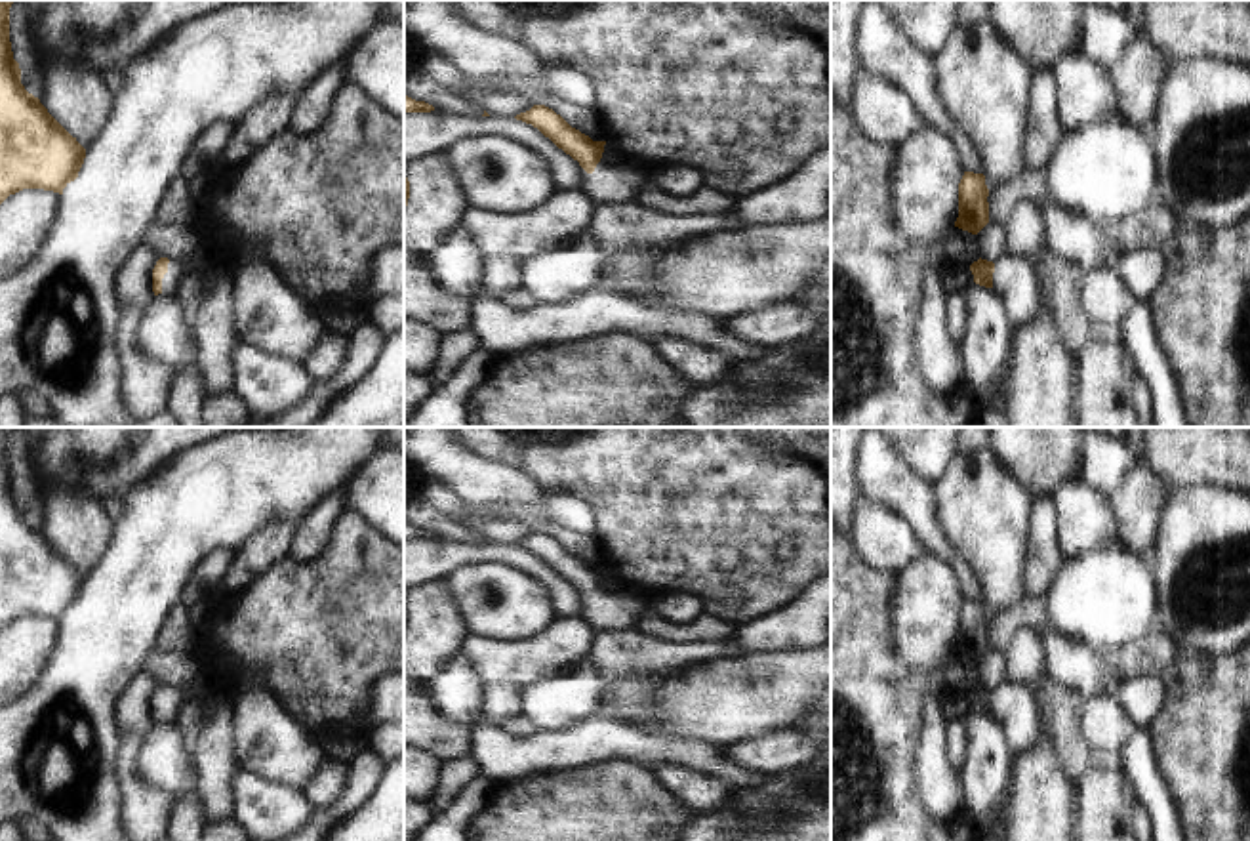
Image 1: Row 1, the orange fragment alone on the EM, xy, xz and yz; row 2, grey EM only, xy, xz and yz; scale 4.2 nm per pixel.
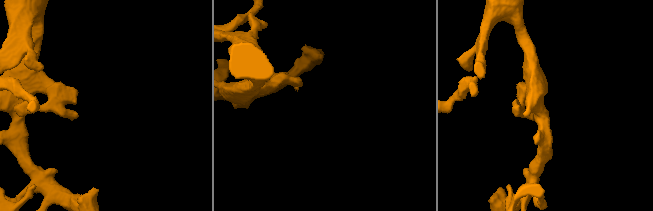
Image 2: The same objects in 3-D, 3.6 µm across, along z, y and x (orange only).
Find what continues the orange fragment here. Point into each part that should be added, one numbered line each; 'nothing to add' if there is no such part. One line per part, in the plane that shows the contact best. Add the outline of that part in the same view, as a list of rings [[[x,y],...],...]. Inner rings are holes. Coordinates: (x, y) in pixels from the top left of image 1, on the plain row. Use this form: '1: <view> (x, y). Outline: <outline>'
1: xy (178, 697). Outline: [[[198,675],[189,687],[170,687],[168,700],[162,706],[162,723],[175,723],[191,700],[219,690],[223,690],[223,685],[206,675]]]

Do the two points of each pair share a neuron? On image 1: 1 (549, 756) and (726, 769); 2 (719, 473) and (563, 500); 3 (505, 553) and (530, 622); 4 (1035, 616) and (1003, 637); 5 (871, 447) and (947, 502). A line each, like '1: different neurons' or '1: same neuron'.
1: same neuron
2: different neurons
3: different neurons
4: same neuron
5: different neurons

